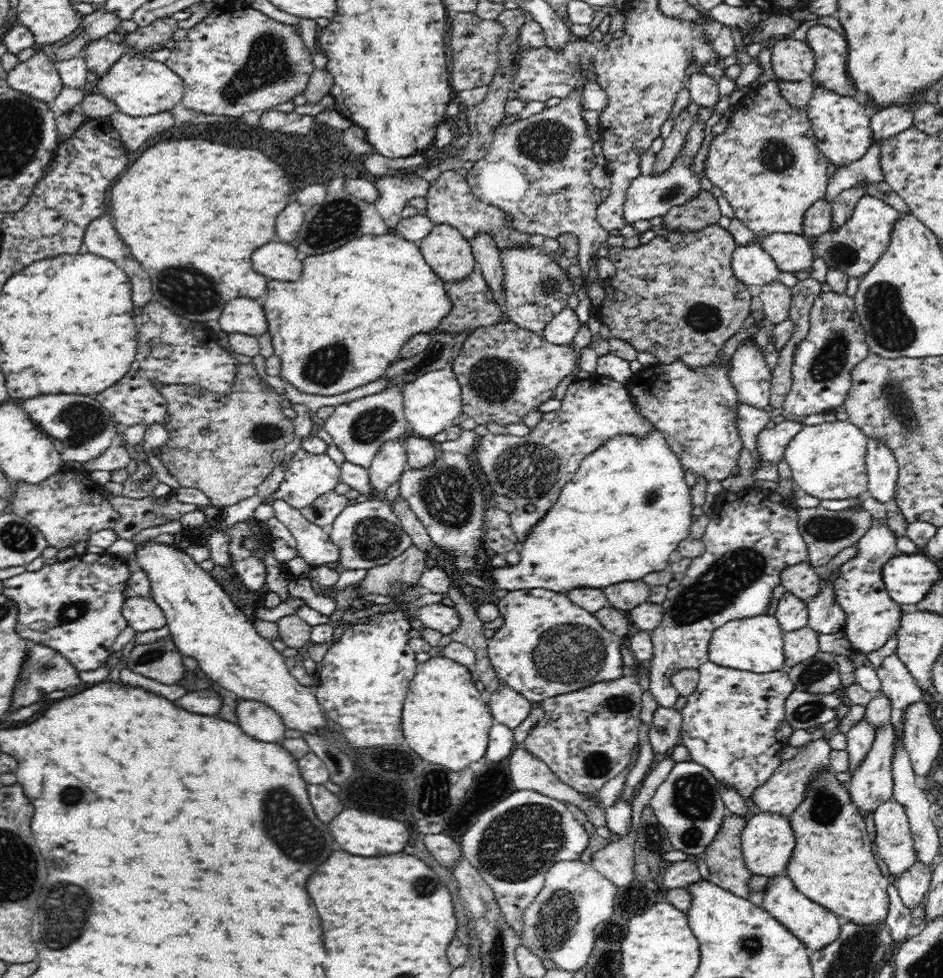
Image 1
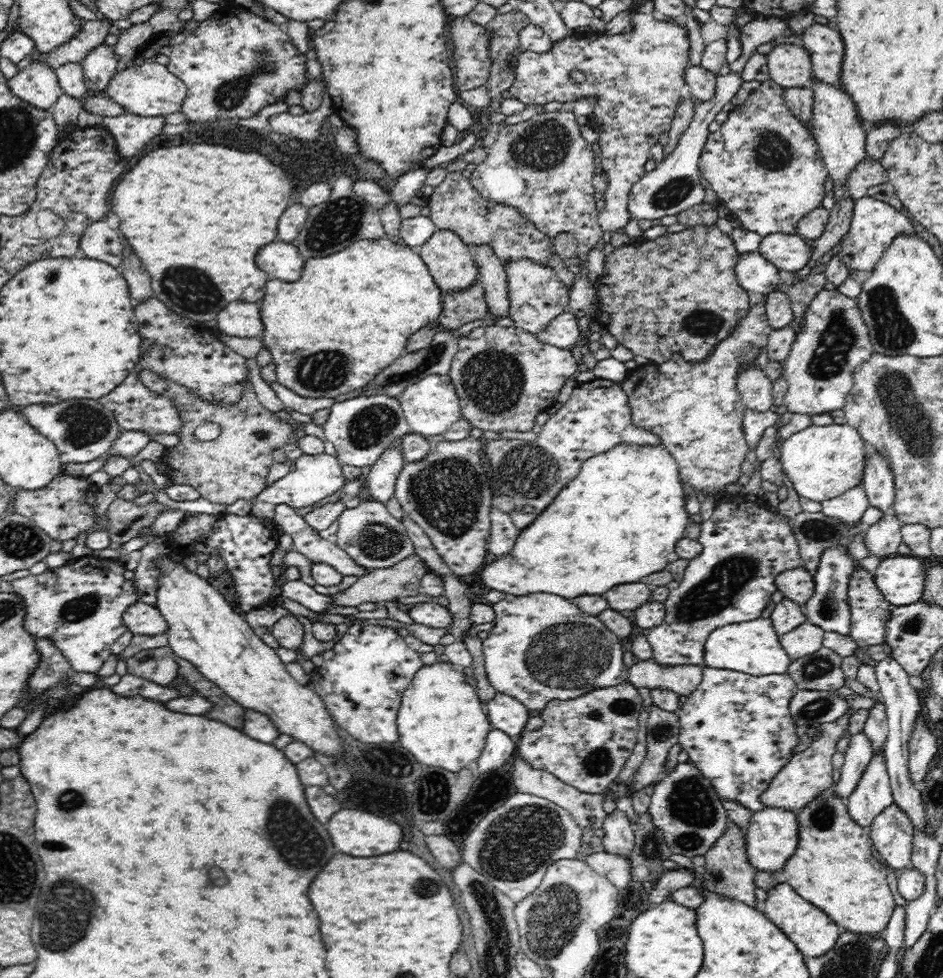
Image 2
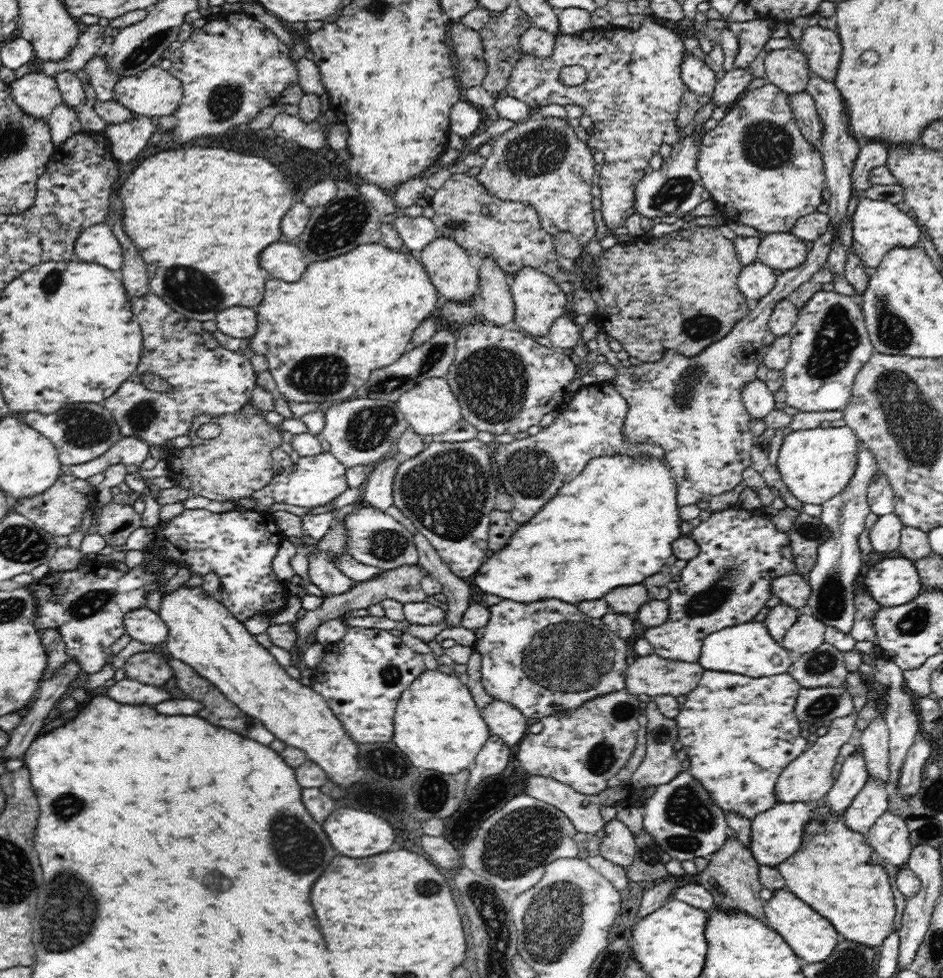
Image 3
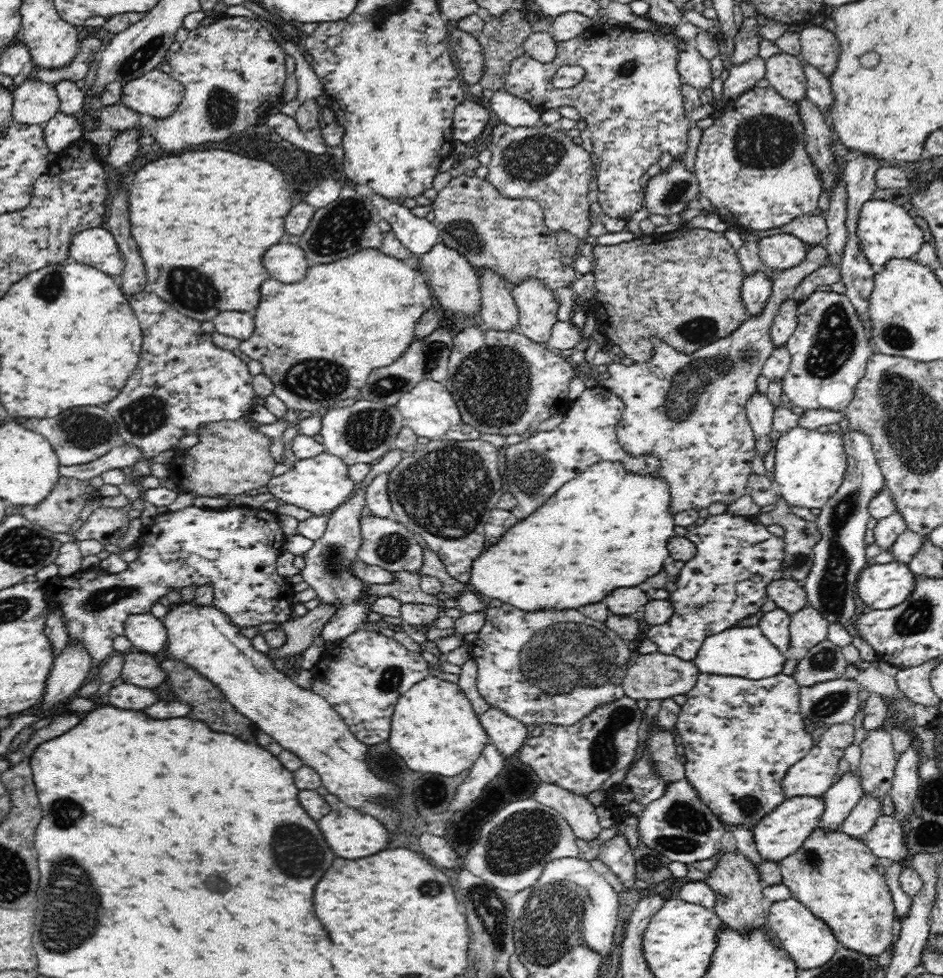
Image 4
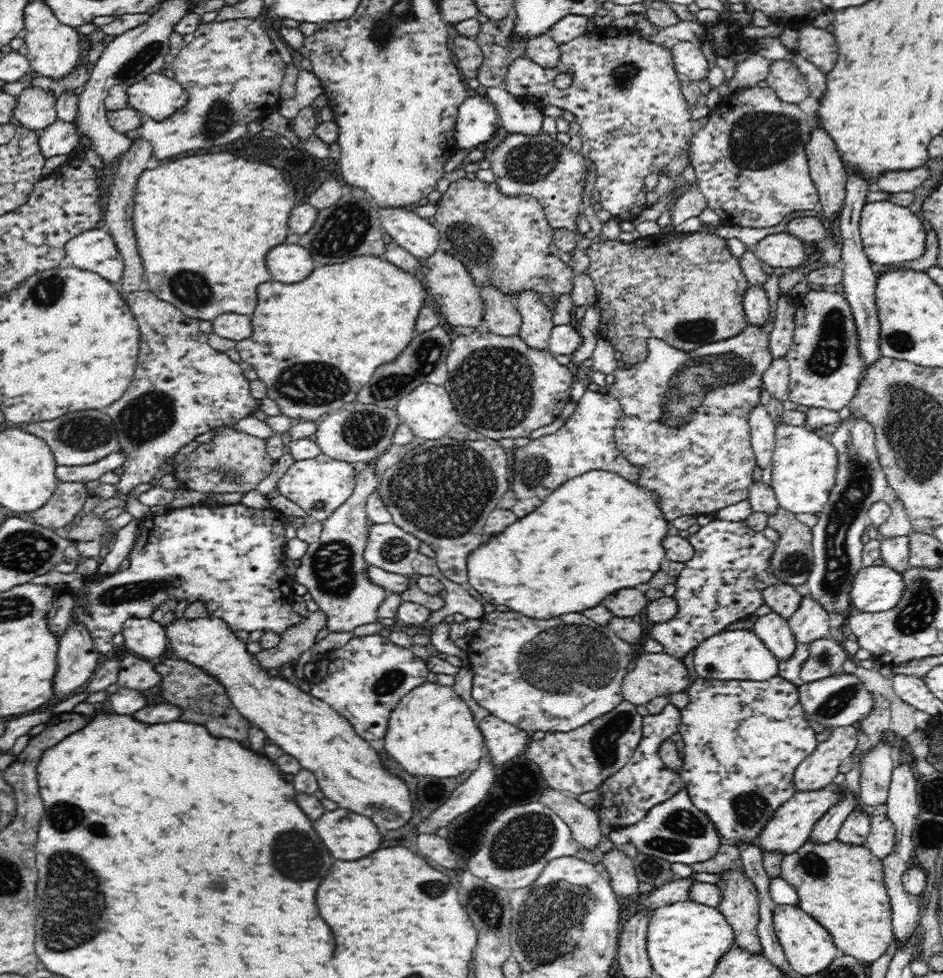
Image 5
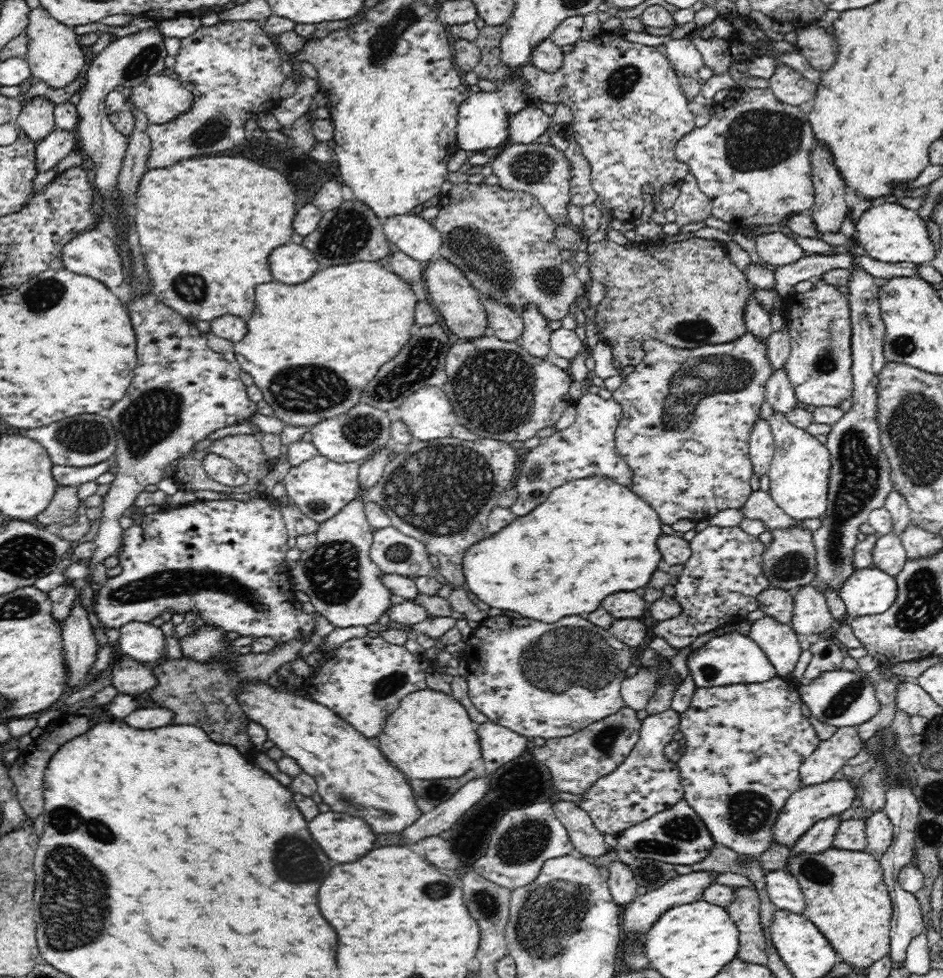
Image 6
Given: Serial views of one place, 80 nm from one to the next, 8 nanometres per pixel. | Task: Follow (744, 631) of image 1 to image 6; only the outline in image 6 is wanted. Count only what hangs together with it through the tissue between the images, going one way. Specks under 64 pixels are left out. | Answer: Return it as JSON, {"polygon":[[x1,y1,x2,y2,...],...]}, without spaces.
{"polygon":[[736,632,716,635,710,642,692,651,687,656,686,665,696,688,730,686,732,683,759,683,776,676,776,669,760,646,750,637]]}

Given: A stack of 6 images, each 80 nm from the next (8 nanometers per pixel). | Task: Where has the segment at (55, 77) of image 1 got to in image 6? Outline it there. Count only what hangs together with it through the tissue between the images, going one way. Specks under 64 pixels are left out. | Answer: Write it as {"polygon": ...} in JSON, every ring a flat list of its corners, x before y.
{"polygon":[[34,98,23,106,18,115,16,126,24,131,28,139,36,144,44,140,54,129,53,113,56,106,44,98]]}

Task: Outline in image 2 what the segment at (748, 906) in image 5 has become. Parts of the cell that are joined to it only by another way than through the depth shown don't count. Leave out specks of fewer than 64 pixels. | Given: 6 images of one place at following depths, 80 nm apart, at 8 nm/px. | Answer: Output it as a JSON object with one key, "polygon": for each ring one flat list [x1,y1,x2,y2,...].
{"polygon":[[730,824,730,828,714,843,714,846,705,854,705,873,701,887,716,895,740,901,758,911,762,911,762,904,756,901,754,890,757,886,755,876,758,872,748,860,745,849,745,836,738,825]]}

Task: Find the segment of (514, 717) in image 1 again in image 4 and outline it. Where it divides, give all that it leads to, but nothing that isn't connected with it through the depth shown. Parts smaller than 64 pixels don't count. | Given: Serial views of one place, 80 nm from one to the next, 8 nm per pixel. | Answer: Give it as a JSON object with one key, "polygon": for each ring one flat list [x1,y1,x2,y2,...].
{"polygon":[[490,707,478,717,480,724,490,737,490,742,496,747,500,756,506,760,512,754,516,754,530,736,528,726,504,715,504,713,500,713,500,710,494,709,494,707]]}

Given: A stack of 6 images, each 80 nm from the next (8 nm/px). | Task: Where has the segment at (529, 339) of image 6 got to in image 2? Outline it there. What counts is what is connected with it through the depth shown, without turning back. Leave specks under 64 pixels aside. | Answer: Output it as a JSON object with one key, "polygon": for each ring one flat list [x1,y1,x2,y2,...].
{"polygon":[[520,259,505,266,507,274,510,318,515,326,529,333,540,336,542,331,560,314,569,310,568,291,560,278,550,269,530,259]]}

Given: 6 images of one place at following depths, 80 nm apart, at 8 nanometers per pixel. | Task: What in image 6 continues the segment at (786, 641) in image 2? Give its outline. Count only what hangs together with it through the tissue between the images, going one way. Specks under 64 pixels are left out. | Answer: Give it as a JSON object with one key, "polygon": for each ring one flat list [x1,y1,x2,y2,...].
{"polygon":[[813,583,798,588,799,591,793,596,793,617,791,620,793,629,798,634,820,634,832,628,835,618,832,616,824,592,820,591]]}

